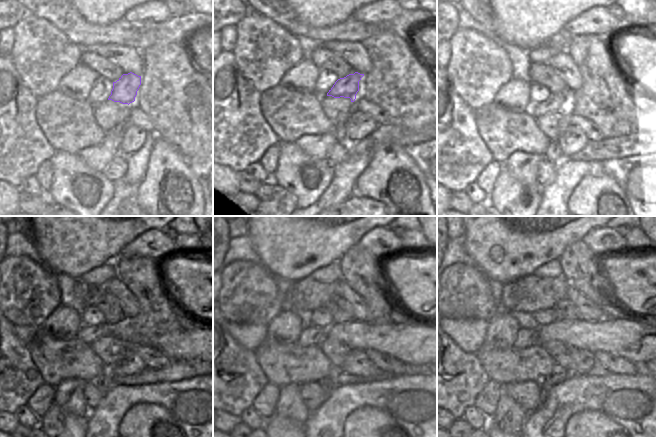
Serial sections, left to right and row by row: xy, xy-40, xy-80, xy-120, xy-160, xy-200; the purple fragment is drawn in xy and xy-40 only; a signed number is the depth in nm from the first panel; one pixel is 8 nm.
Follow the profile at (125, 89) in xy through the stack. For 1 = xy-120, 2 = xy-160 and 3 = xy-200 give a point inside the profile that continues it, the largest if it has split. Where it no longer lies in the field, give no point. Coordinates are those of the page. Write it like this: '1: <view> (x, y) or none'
1: xy-120 (88, 334)
2: xy-160 (312, 336)
3: xy-200 (525, 338)

